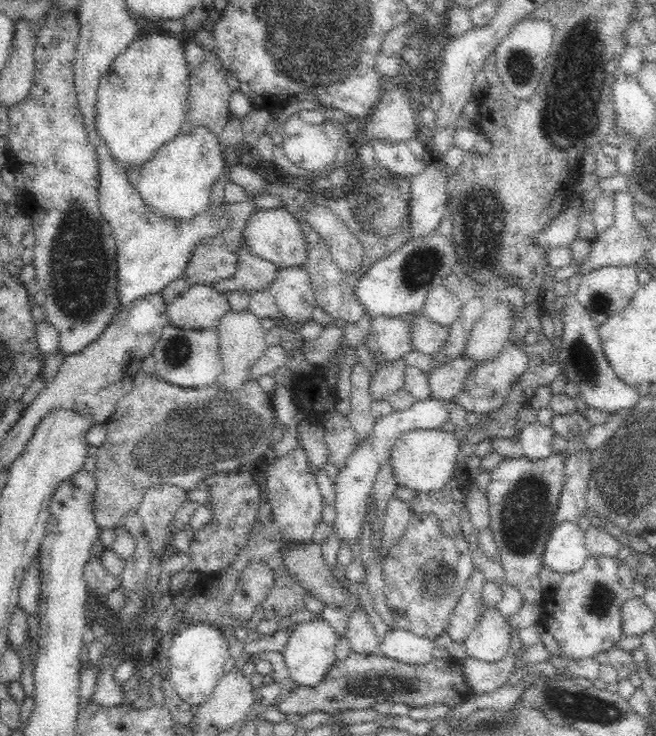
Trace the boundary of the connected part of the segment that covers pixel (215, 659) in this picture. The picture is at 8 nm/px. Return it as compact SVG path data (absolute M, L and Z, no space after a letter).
M209 624L190 625L182 629L174 636L169 649L169 679L174 685L174 692L184 704L191 704L192 707L206 704L225 674L224 666L228 658L228 639L222 630Z

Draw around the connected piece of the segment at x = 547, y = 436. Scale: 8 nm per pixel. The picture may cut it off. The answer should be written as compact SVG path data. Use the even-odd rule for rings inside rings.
M542 423L529 424L520 428L518 441L522 452L530 460L544 460L553 453L553 437L555 432Z

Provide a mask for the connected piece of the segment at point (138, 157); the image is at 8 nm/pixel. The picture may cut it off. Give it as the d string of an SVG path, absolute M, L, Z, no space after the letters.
M143 31L140 36L110 65L110 69L99 80L96 90L96 116L94 127L102 137L102 143L108 147L114 161L122 171L140 169L156 151L181 132L181 124L187 109L190 90L190 73L186 68L186 59L182 53L181 40L162 31Z

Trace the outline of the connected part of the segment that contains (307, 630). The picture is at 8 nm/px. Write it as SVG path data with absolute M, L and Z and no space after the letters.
M315 618L313 621L296 625L283 652L289 672L288 685L293 685L294 688L316 688L326 680L327 672L338 662L334 655L338 639L333 628L324 619Z

